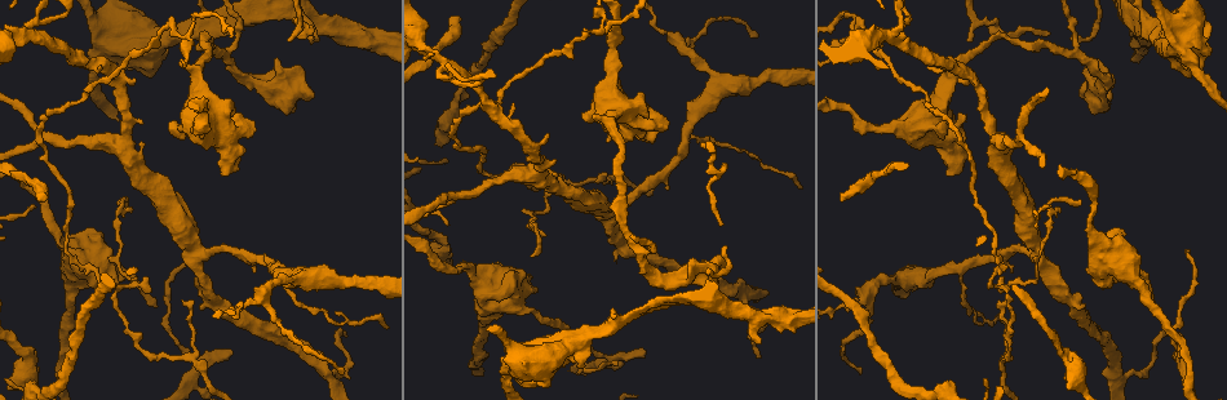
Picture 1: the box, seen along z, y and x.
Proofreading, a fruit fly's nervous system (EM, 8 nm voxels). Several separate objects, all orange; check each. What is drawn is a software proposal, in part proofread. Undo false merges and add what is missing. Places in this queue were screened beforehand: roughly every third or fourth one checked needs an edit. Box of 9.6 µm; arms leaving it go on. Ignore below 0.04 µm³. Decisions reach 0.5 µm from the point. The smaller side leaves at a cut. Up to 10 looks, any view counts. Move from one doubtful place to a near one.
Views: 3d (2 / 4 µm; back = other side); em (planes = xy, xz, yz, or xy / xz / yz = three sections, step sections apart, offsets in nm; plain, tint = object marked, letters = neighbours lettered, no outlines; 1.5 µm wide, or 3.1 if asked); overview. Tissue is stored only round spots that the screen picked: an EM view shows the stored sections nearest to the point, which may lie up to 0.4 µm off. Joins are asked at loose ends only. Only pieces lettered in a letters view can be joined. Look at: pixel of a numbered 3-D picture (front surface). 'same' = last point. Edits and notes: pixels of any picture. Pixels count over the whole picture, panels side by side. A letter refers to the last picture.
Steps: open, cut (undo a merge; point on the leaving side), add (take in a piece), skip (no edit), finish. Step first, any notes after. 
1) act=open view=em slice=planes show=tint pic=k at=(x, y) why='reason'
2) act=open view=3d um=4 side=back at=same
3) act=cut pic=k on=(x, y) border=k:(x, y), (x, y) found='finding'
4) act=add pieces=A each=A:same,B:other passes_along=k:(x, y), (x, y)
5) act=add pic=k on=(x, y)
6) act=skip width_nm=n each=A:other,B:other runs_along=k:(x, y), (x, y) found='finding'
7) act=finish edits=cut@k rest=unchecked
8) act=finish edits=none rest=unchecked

act=open view=em slice=planes show=tint pic=1 at=(886, 36)

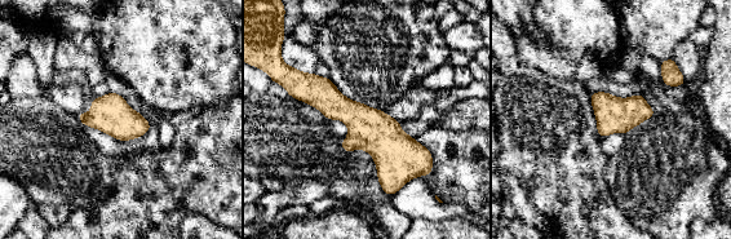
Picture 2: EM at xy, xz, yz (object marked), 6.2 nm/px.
act=open view=em slice=planes show=letters at=same why='what lies round it'

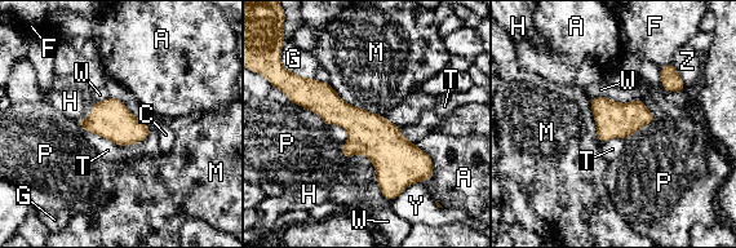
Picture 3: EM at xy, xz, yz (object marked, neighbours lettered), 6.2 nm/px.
act=skip each=A:other,C:other,F:other,G:other,H:other,M:other,P:other,T:other,W:other,Y:other,Z:other border=3:(328, 83), (347, 102), (378, 115) found='continuous, no second neuron'

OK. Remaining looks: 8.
act=open view=em slice=xy step=8 show=tint pic=1 at=(182, 303) why='thin end'

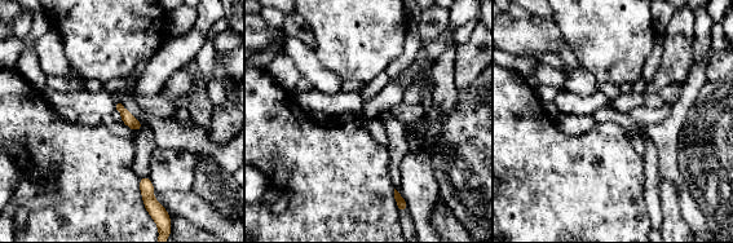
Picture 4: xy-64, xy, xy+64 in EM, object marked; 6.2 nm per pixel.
act=open view=em slice=planes show=letters at=same why='another direction'

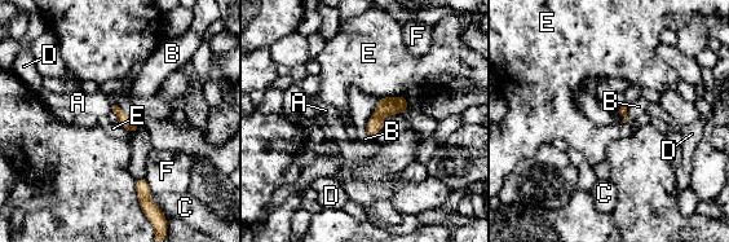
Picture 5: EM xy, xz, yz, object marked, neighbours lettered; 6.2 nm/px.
act=skip each=A:other,B:other,C:other,D:other,E:other,F:other border=5:(379, 97), (403, 96), (407, 98) found='none of them fits'

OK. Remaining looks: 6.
act=open view=em slice=planes show=letters pic=1 at=(230, 351) why='branch stops here'

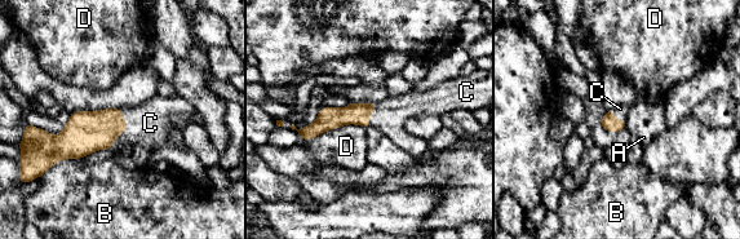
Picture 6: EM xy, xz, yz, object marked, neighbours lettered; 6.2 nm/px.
act=add pieces=C width_nm=110 each=A:other,B:other,C:same,D:other passes_along=6:(88, 132), (127, 124), (150, 123) found='it goes on there'

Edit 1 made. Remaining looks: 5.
act=open view=overview why='see it whole again'

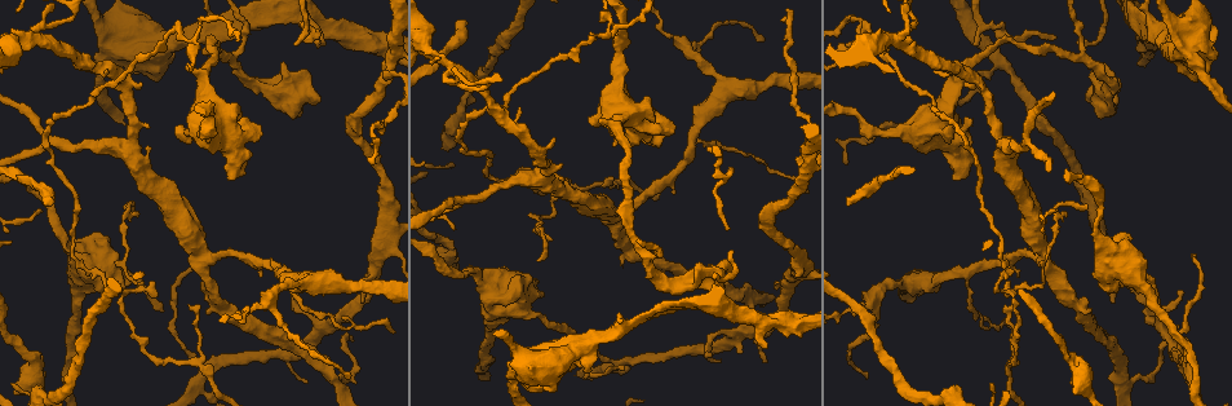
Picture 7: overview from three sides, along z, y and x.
act=open view=3d um=2 pic=7 at=(247, 309) why='abrupt turn'

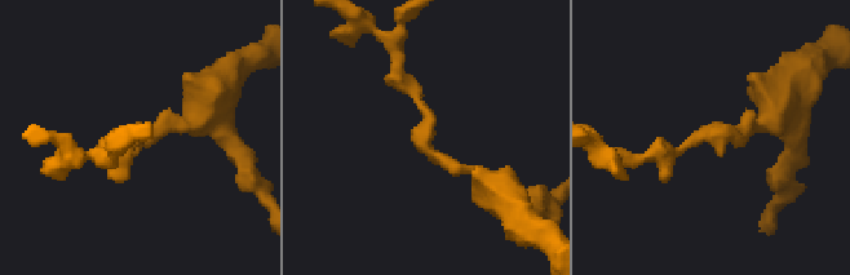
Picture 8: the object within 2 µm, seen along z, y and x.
act=open view=em slice=planes show=tint pic=8 at=(720, 131)

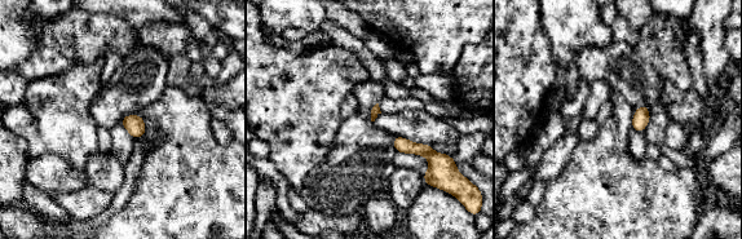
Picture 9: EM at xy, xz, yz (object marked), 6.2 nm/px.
act=open view=em slice=planes show=letters at=same why='see the neighbours'

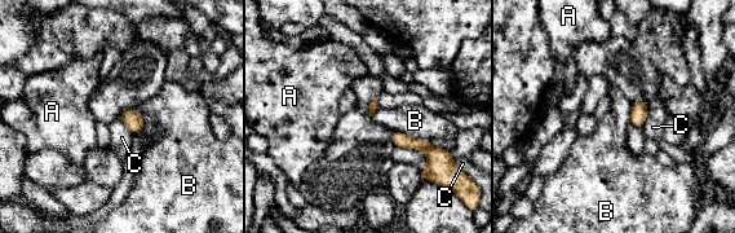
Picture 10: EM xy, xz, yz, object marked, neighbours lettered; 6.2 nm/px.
act=skip each=A:other,B:other,C:other border=10:(394, 130), (430, 141) found='continuous, no second neuron'

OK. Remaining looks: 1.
act=finish edits=add@6 rest=unchecked

